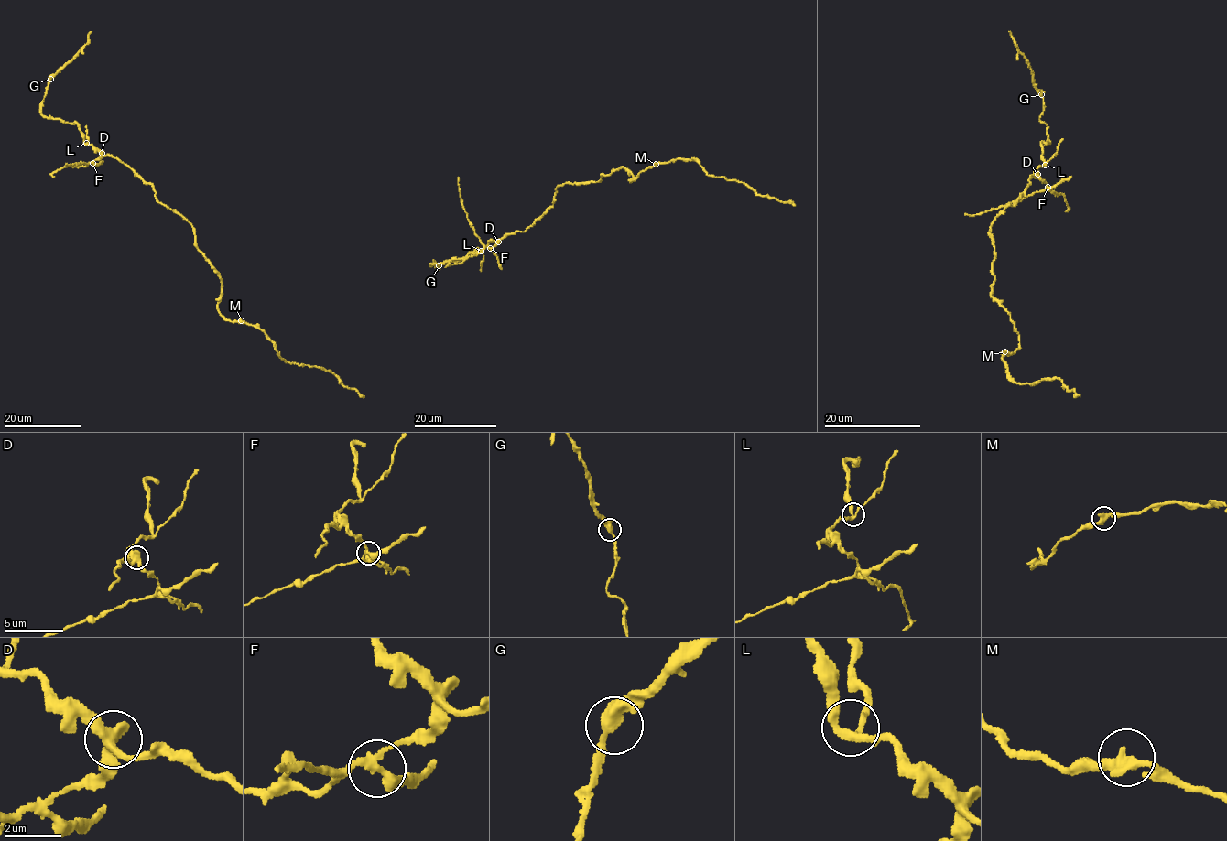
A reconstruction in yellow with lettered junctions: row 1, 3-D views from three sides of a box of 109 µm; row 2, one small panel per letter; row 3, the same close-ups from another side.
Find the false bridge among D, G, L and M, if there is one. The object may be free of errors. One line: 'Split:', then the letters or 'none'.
Split: D

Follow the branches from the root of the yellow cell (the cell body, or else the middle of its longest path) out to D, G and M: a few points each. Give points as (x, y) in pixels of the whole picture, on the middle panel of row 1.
D: (585, 183), (559, 185), (553, 205), (539, 219), (524, 231), (505, 234), (498, 242)
G: (585, 183), (559, 185), (553, 205), (524, 231), (505, 234), (465, 258), (430, 265), (434, 260), (439, 265)
M: (585, 183), (598, 181), (602, 174), (623, 167), (633, 174), (634, 179), (631, 181), (641, 171), (656, 164)

